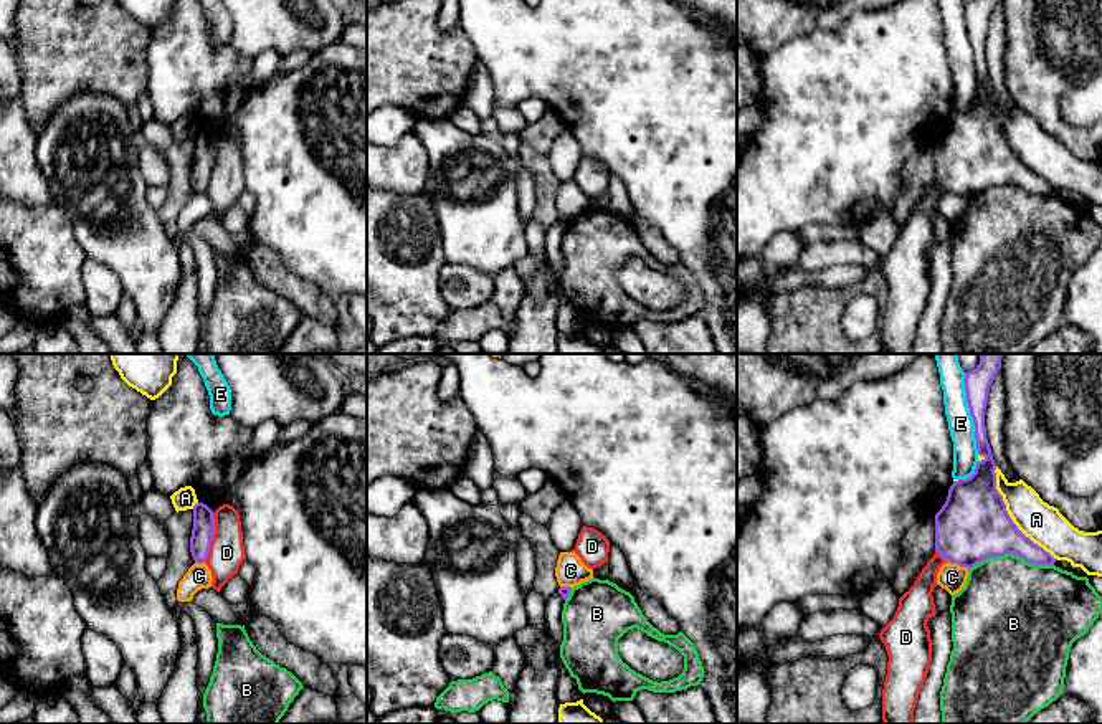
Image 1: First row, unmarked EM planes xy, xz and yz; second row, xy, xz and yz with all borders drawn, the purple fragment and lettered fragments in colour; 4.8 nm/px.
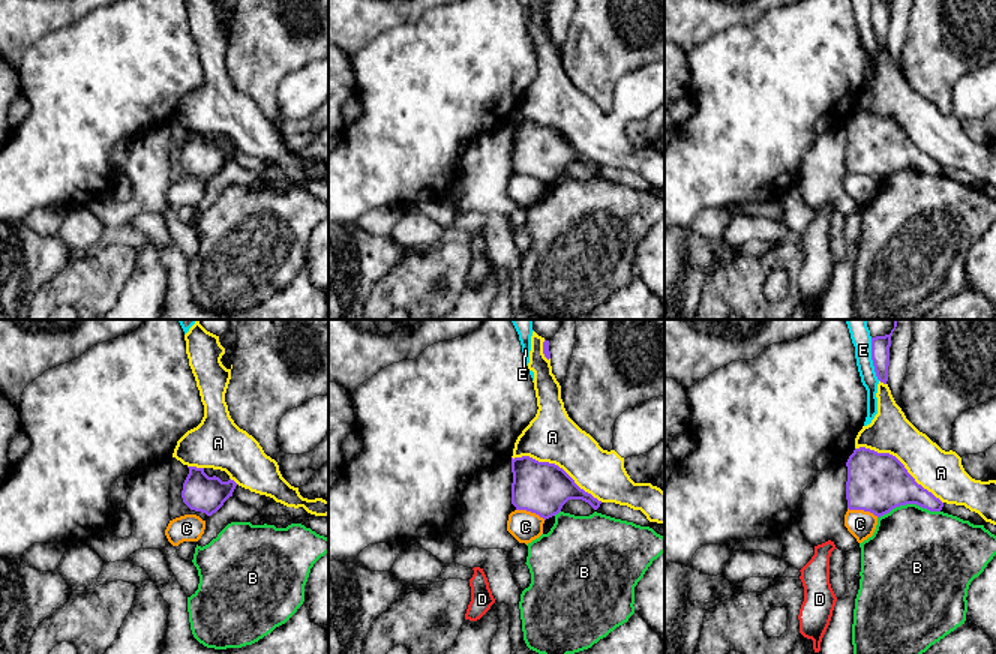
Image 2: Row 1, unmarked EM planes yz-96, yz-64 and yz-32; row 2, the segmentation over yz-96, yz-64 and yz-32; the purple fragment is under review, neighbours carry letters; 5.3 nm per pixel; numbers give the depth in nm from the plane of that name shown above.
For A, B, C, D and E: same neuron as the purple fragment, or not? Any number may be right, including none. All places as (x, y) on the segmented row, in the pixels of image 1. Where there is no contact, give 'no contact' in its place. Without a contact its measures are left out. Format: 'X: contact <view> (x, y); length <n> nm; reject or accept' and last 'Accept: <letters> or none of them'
A: contact yz (1010, 518); length 550 nm; reject
B: contact yz (1010, 552); length 420 nm; reject
C: contact yz (957, 562); length 110 nm; reject
D: contact xy (212, 538); length 240 nm; reject
E: contact yz (970, 414); length 400 nm; reject
Accept: none of them

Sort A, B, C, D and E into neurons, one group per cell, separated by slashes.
A / B / C / D / E

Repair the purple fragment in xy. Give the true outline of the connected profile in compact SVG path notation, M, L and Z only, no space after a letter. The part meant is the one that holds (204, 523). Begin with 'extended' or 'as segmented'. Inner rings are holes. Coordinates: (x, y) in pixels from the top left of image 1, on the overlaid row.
as segmented; M197 503L193 506L193 529L190 537L190 552L197 564L203 564L207 560L213 534L213 511L207 504Z

